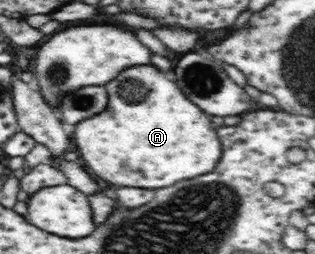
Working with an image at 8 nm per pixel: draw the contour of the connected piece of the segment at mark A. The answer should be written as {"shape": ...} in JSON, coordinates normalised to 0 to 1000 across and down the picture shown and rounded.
{"shape":[[[457,252],[448,260],[413,264],[400,280],[387,280],[362,319],[337,335],[343,370],[343,413],[327,441],[308,445],[292,461],[263,469],[254,476],[235,508],[232,551],[244,571],[251,594],[248,610],[257,610],[254,630],[267,634],[263,650],[279,650],[279,665],[292,665],[317,705],[330,713],[356,713],[356,728],[381,728],[381,736],[457,736],[463,744],[508,744],[508,736],[540,736],[578,705],[616,705],[629,689],[648,689],[667,681],[679,657],[689,654],[698,634],[708,587],[705,567],[692,555],[692,531],[667,484],[667,453],[654,453],[635,421],[622,421],[552,319],[530,311],[517,280],[508,280],[495,260],[483,252]]]}

